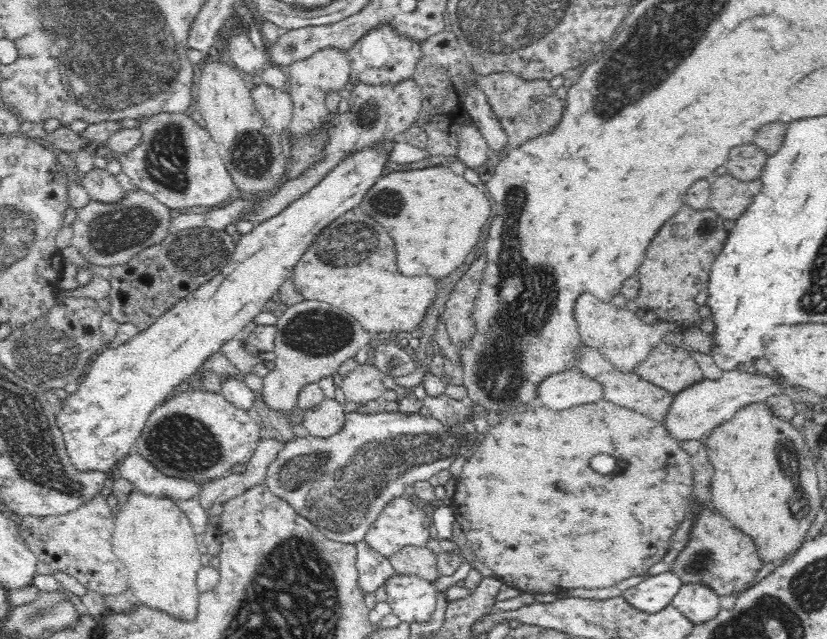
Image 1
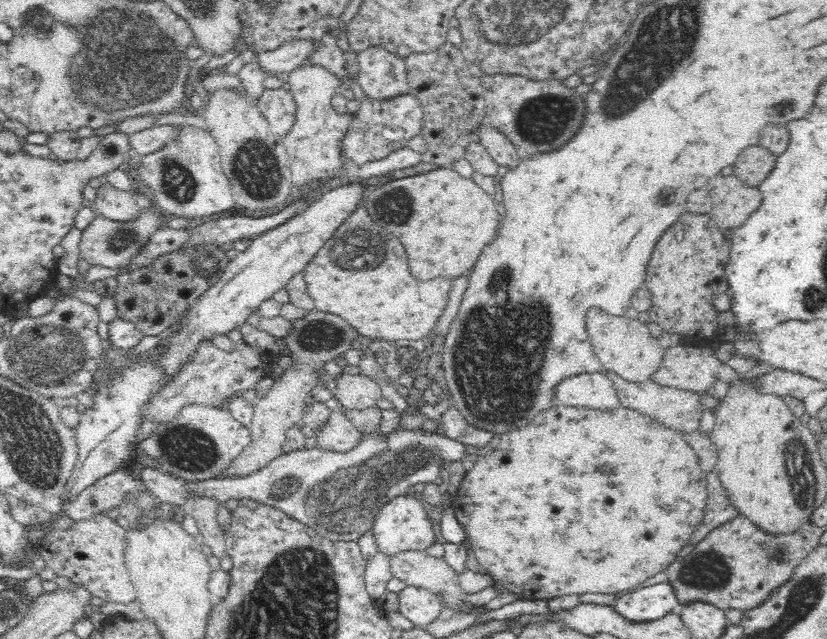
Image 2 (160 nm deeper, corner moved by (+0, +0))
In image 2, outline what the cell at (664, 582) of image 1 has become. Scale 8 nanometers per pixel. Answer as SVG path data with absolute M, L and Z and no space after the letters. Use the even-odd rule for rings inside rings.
M670 583L636 588L617 596L613 602L614 610L630 623L658 620L672 613L674 606L678 606L678 599Z

